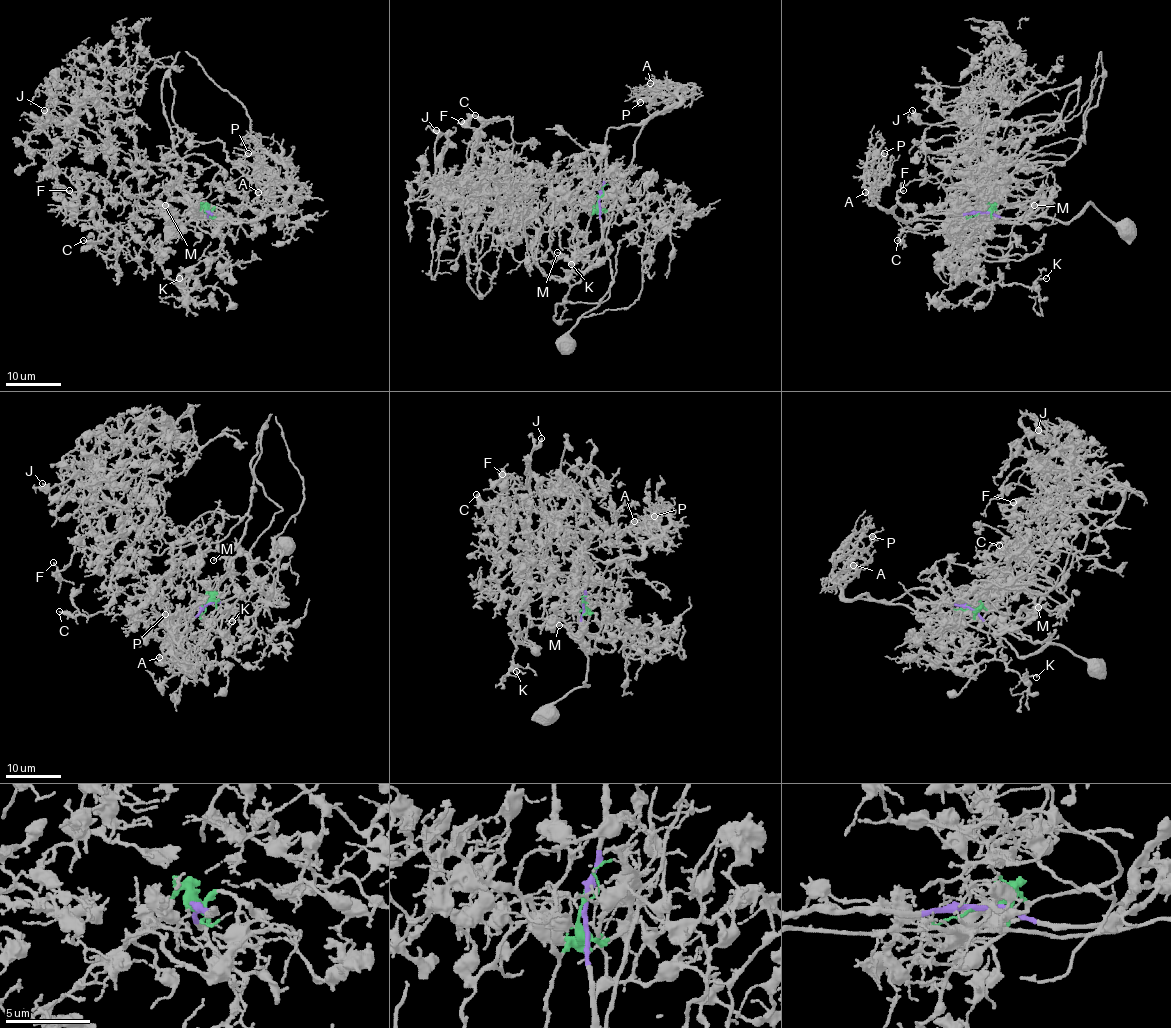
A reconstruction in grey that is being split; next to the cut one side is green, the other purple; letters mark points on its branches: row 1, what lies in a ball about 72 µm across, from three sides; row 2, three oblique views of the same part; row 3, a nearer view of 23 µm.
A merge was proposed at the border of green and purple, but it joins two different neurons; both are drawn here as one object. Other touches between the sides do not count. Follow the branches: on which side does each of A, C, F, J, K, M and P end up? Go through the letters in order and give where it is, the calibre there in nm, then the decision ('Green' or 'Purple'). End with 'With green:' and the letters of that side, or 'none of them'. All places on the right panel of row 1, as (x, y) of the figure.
A: Place: (865, 192). Thickness 110 nm. Purple
C: Place: (897, 240). Thickness 240 nm. Green
F: Place: (903, 190). Thickness 110 nm. Green
J: Place: (912, 110). Thickness 200 nm. Green
K: Place: (1046, 278). Thickness 100 nm. Green
M: Place: (1034, 205). Thickness 140 nm. Purple
P: Place: (884, 153). Thickness 150 nm. Purple
With green: C, F, J, K

